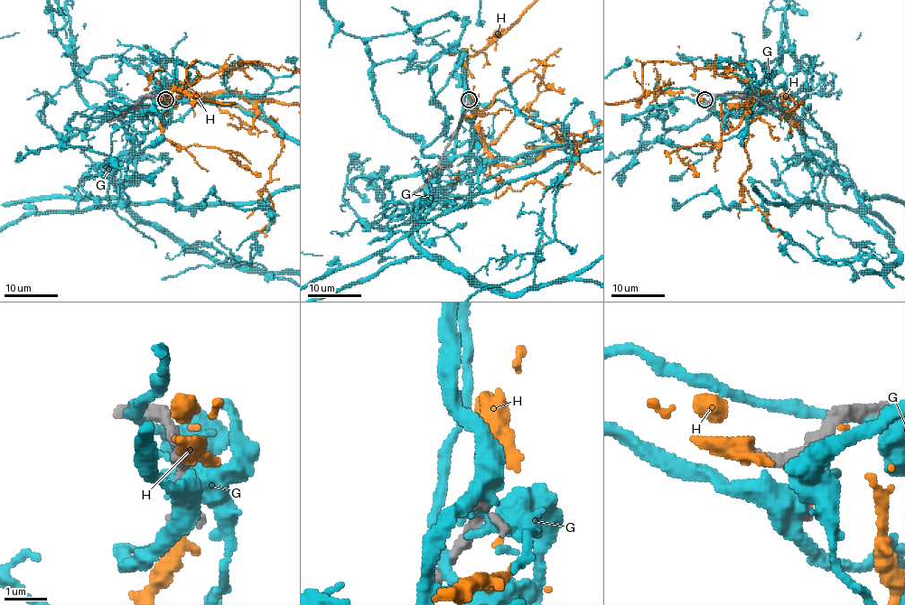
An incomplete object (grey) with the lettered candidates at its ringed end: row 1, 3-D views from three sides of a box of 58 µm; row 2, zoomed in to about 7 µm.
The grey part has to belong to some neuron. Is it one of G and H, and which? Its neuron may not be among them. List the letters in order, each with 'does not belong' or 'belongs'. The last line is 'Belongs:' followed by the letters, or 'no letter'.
G: does not belong
H: does not belong
Belongs: no letter

